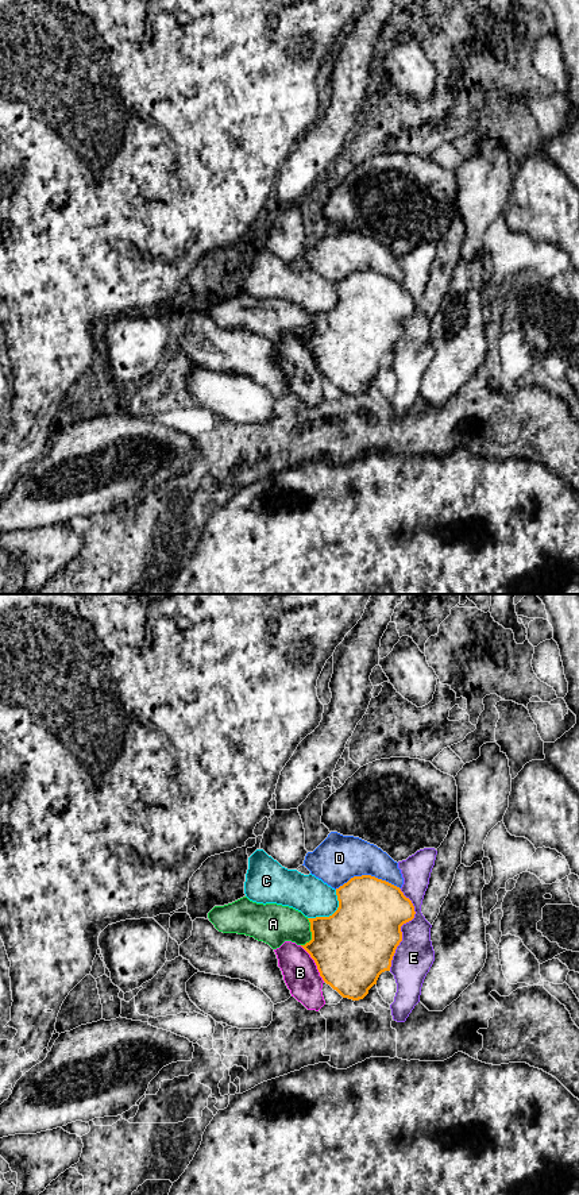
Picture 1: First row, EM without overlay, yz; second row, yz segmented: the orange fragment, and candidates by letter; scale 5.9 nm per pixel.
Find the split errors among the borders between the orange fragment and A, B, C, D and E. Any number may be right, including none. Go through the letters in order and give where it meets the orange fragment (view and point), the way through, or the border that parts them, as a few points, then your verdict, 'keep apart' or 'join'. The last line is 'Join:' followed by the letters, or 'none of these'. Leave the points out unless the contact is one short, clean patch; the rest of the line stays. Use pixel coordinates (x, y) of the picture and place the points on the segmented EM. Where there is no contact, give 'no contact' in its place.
A: contact yz (312, 933); keep apart
B: contact yz (315, 962); keep apart
C: contact yz (332, 914); join
D: contact yz (367, 875); keep apart
E: contact yz (400, 928); keep apart
Join: C

